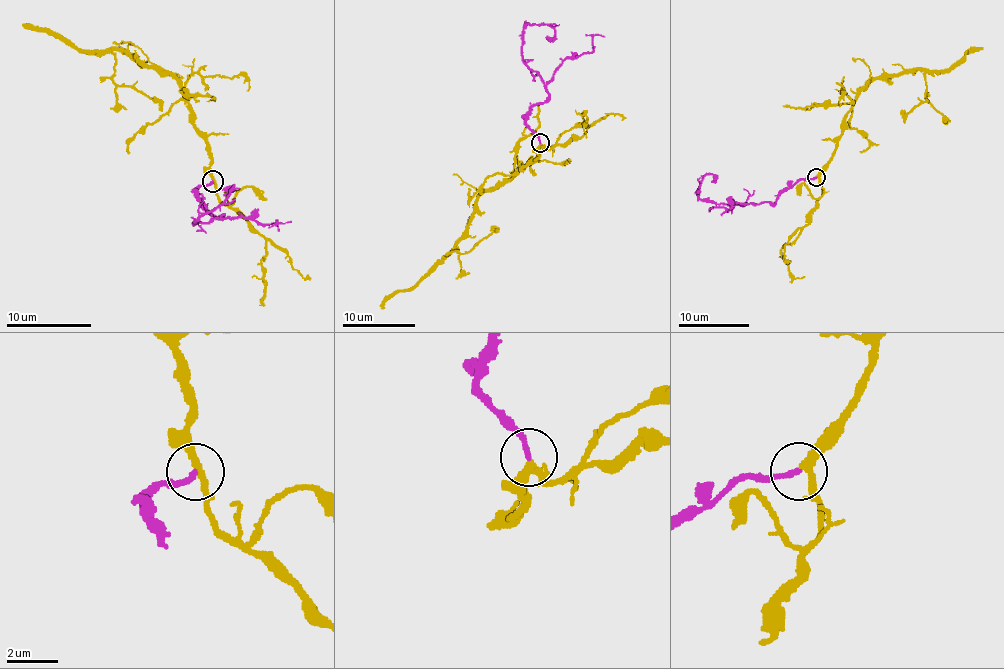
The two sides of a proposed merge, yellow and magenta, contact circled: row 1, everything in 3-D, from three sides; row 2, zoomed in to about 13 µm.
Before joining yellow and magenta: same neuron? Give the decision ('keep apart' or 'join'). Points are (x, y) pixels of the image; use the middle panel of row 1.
join

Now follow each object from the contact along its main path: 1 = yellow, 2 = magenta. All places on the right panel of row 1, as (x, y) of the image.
1: (816, 176), (842, 132), (844, 116), (871, 78), (950, 70), (965, 53), (982, 48)
2: (816, 178), (800, 179), (775, 203), (730, 205), (699, 198), (699, 186), (706, 174), (714, 176), (712, 182)

